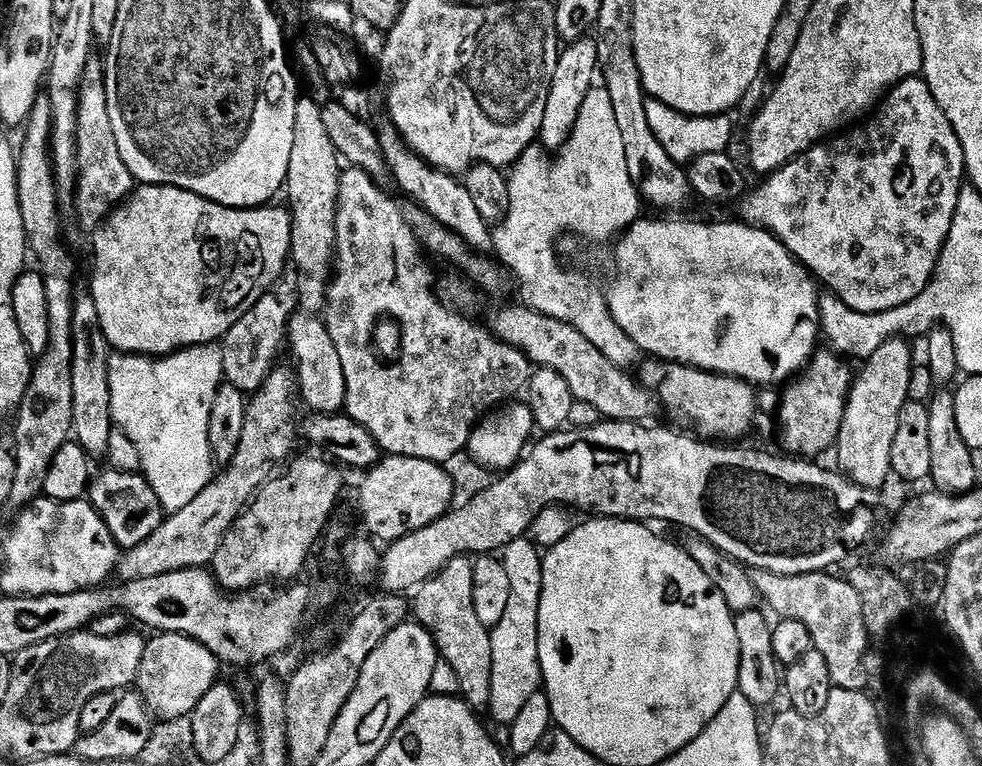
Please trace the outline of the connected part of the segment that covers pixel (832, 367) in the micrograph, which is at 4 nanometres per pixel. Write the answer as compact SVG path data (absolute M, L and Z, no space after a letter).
M831 350L817 351L806 367L783 389L778 400L778 417L780 416L780 440L784 443L783 451L796 458L816 458L819 452L824 452L833 447L837 436L840 434L844 407L848 401L848 390L852 387L853 373L848 373L848 368L837 353Z

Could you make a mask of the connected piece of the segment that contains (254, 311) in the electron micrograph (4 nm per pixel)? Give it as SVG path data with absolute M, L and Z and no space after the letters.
M265 294L254 306L230 326L230 330L222 337L219 345L224 367L224 380L234 385L239 392L255 394L259 392L264 380L277 363L276 355L280 352L280 344L285 343L286 329L290 319L290 312L284 309L284 304L273 294Z

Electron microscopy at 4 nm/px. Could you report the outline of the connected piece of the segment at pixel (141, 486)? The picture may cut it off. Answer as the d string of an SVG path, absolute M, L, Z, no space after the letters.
M107 471L97 480L95 477L89 483L86 499L95 508L96 513L103 518L121 550L136 548L142 542L146 542L146 538L150 538L154 530L158 530L160 523L166 519L165 513L143 475L136 472Z

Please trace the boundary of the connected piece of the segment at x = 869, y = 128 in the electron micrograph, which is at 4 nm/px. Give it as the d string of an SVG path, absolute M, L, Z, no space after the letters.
M920 78L902 80L899 84L893 84L888 89L883 99L875 105L871 115L859 126L837 135L831 142L815 144L801 156L797 156L788 164L783 164L778 171L771 173L765 179L768 181L761 188L754 189L752 193L749 191L742 200L742 205L744 204L743 219L753 226L763 226L776 239L783 242L789 254L795 260L799 260L817 281L820 279L828 287L825 289L837 300L842 301L850 310L855 312L885 312L886 310L894 310L898 306L918 298L918 294L922 294L922 290L926 290L926 286L931 282L932 275L936 273L936 264L940 260L944 243L950 234L950 226L954 218L954 210L958 206L964 175L964 161L960 154L960 143L950 126L950 122L934 102L934 98L928 90L928 85Z

